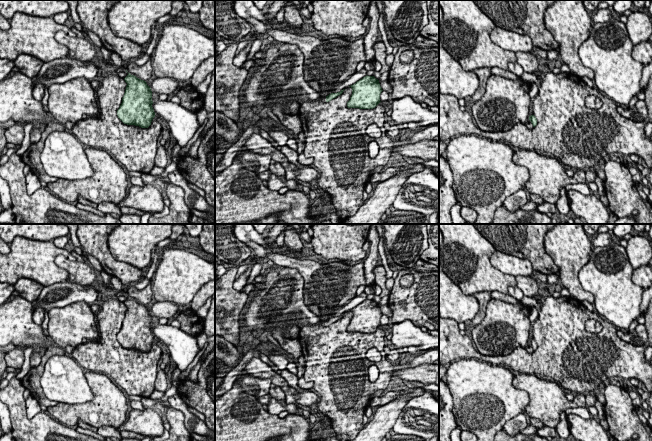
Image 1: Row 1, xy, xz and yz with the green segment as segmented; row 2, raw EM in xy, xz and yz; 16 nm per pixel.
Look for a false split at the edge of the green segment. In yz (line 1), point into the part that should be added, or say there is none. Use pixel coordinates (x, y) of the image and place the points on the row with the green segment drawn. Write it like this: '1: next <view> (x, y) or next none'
1: next none

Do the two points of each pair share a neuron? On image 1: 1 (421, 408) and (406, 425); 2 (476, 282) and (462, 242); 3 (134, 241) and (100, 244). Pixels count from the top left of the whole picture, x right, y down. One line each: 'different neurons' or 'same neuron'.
1: same neuron
2: same neuron
3: different neurons

